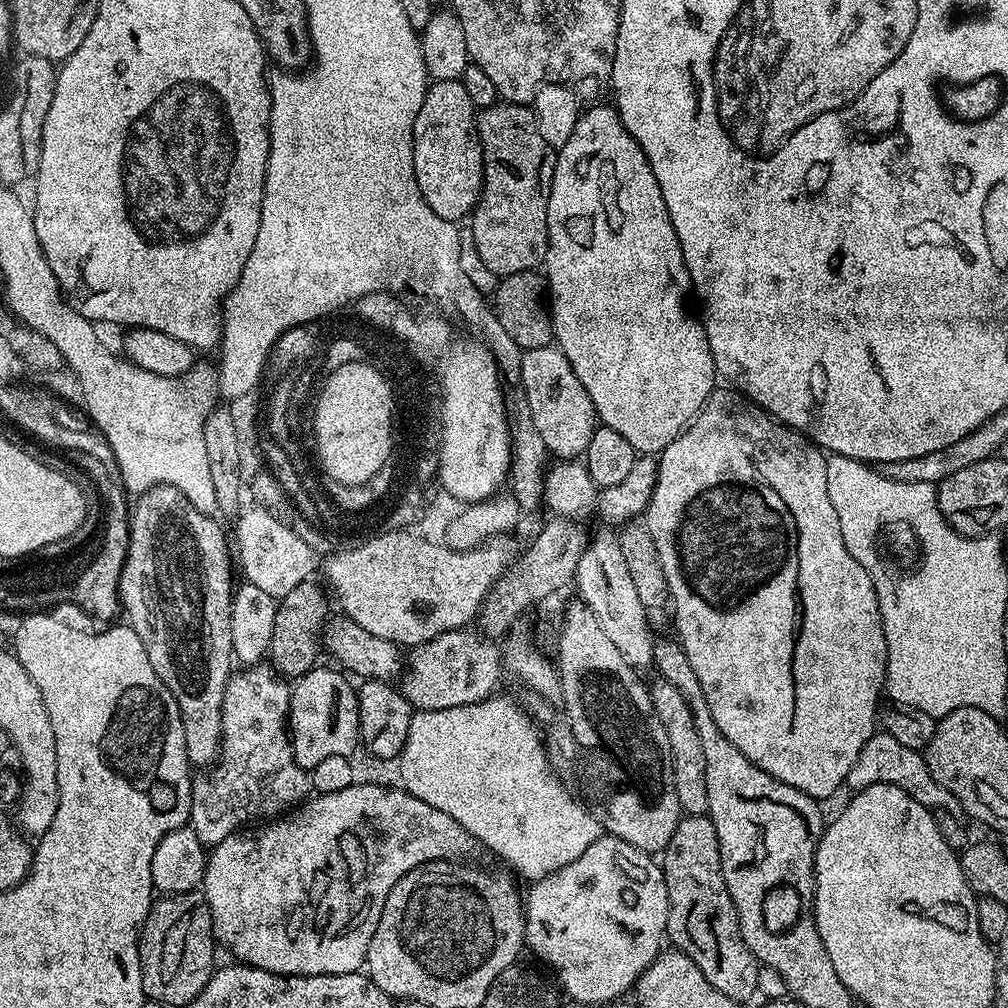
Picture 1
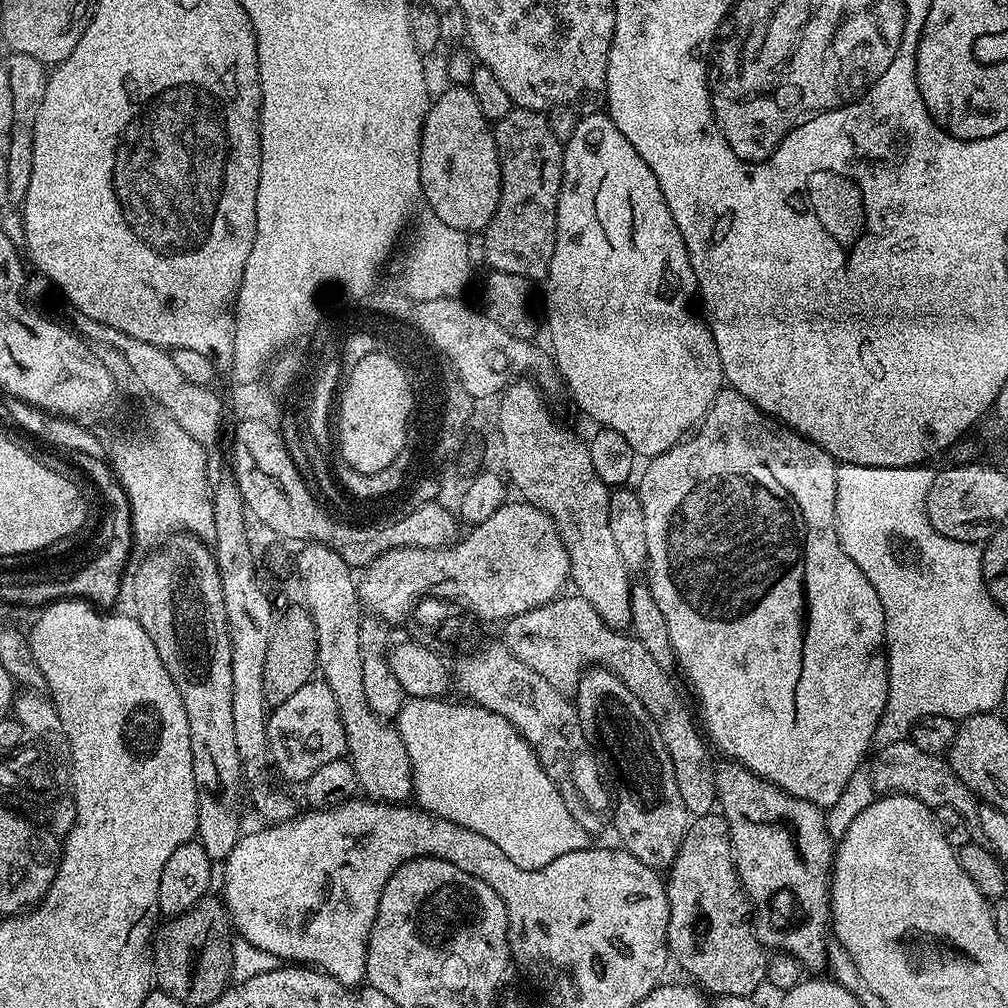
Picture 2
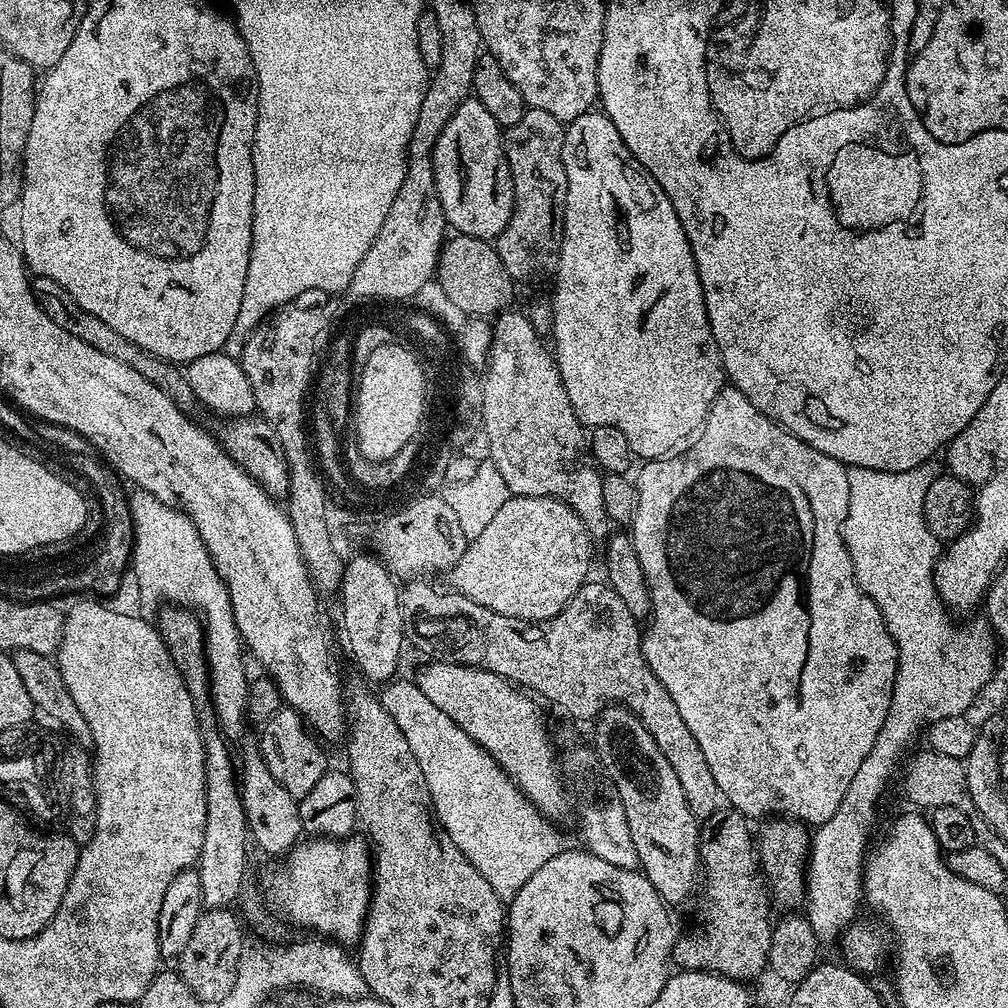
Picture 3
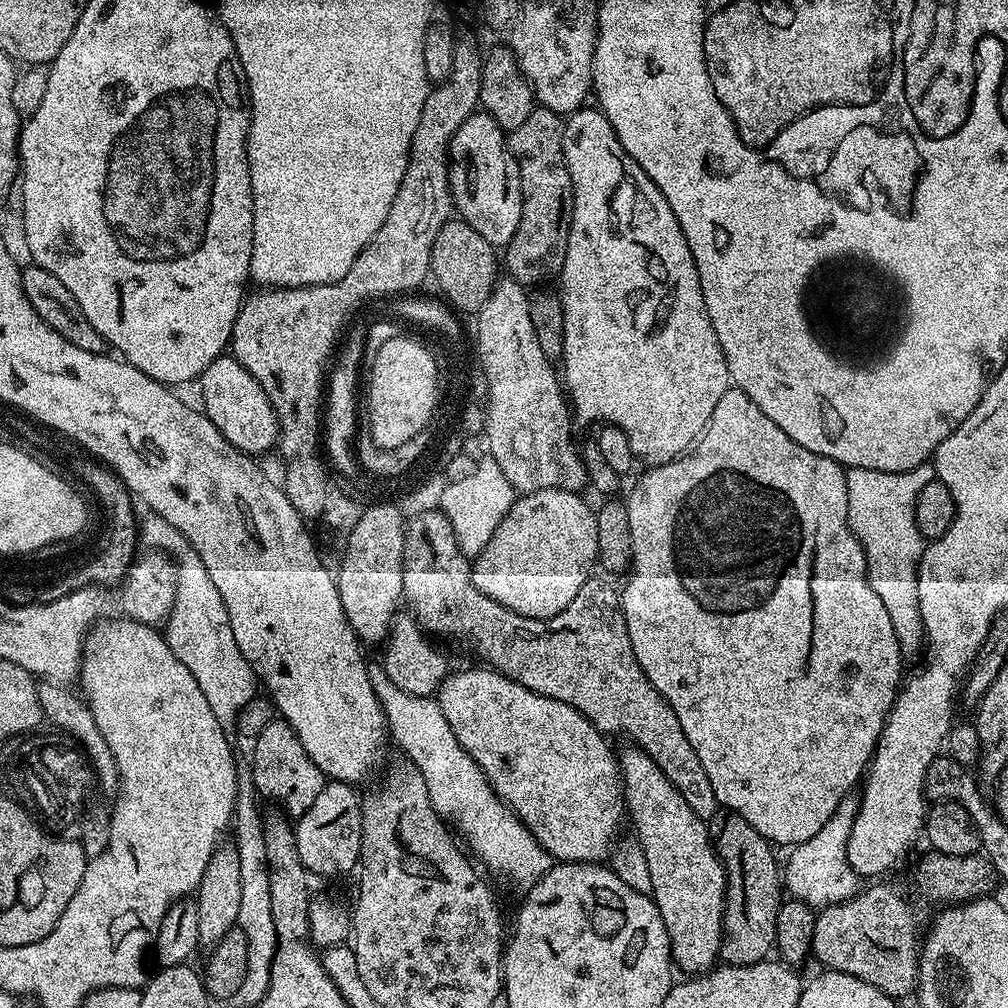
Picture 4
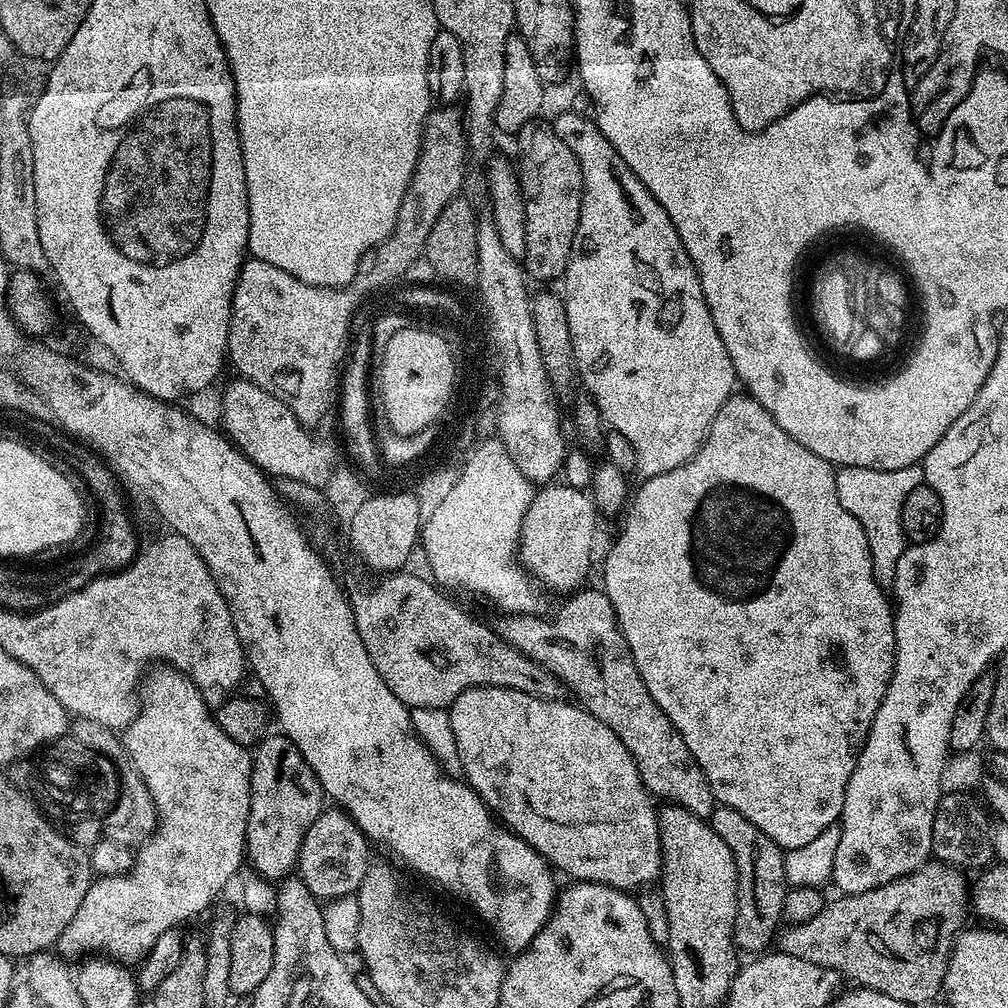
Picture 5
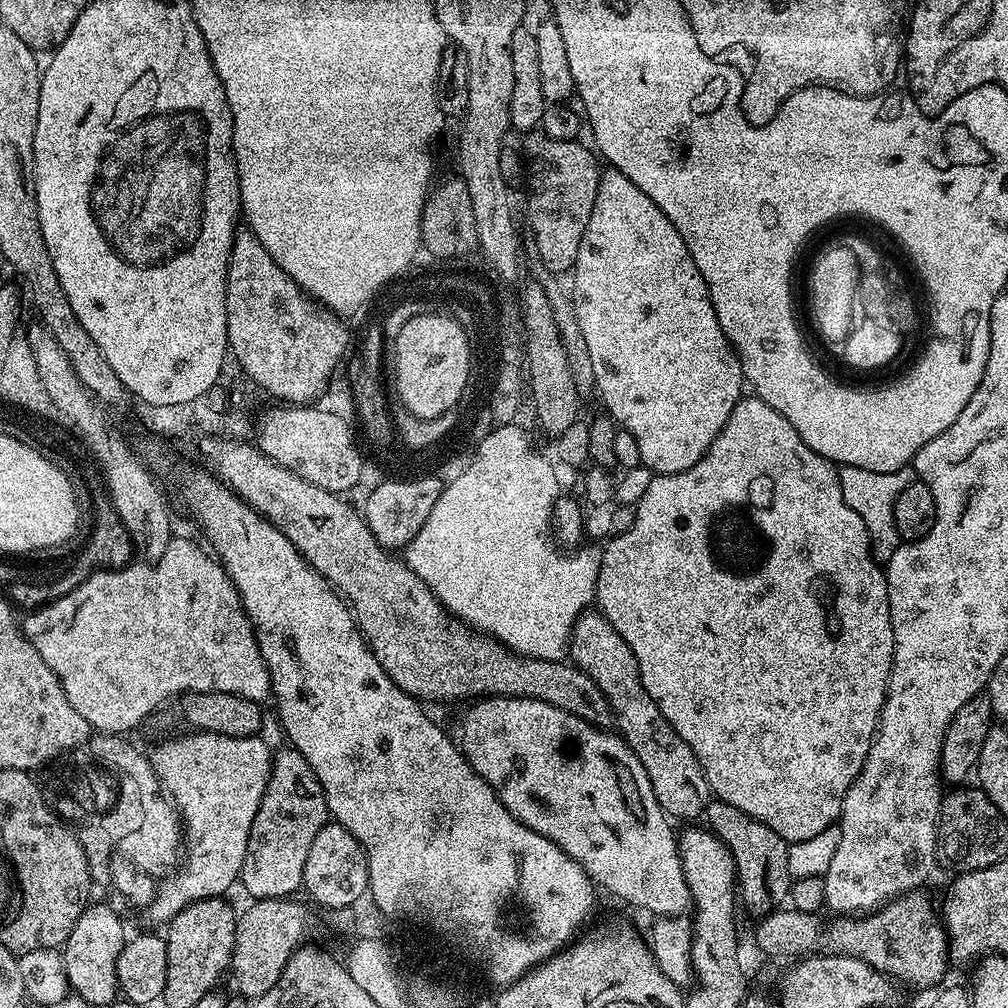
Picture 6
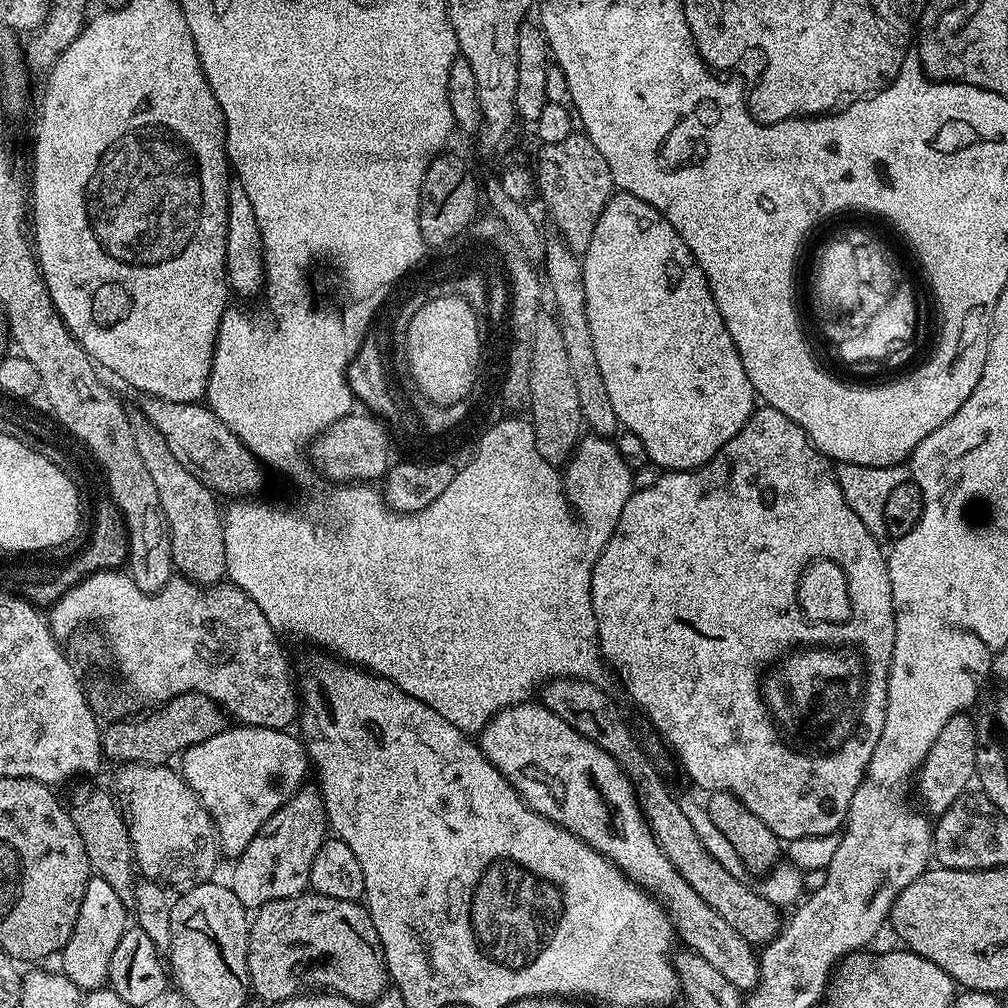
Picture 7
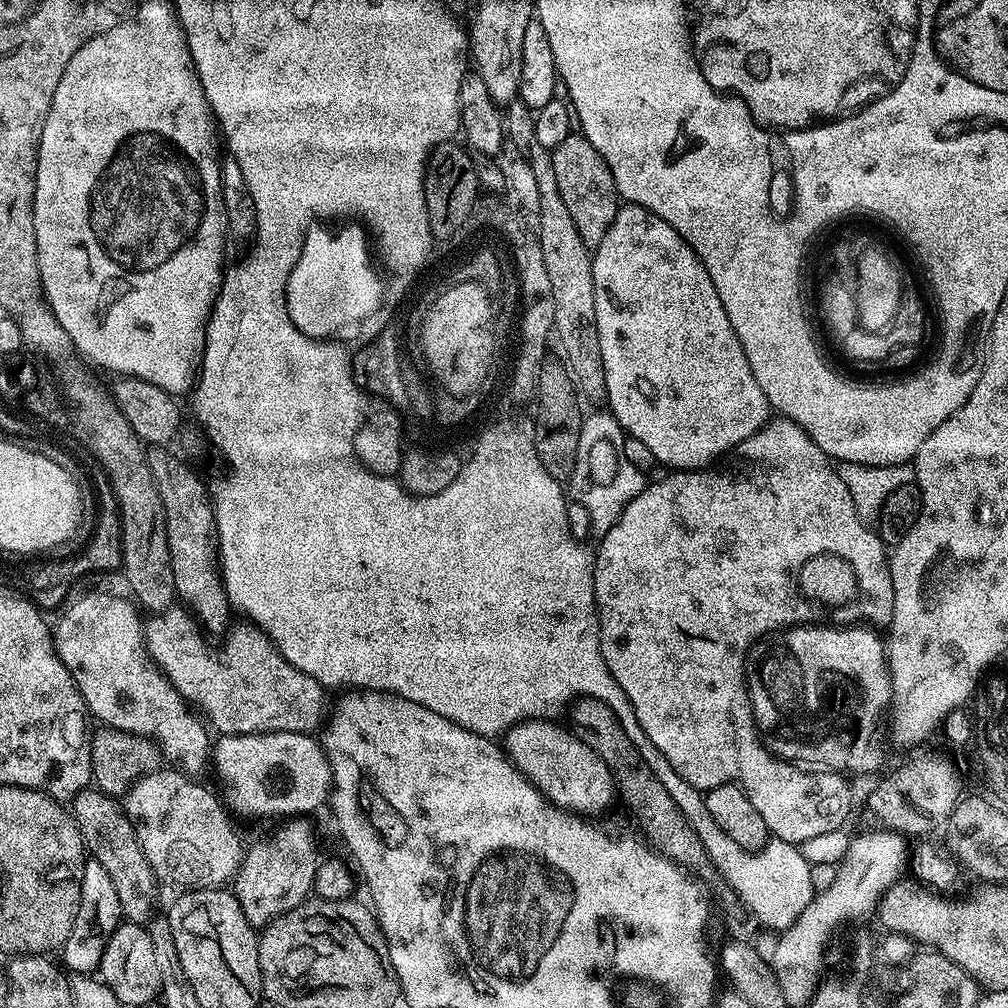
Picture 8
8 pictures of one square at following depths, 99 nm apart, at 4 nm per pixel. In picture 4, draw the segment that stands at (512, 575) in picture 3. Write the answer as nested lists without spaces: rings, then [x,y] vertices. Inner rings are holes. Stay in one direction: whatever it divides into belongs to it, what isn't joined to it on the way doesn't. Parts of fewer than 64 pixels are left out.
[[[547,488],[517,497],[511,510],[495,528],[490,542],[473,561],[470,571],[478,590],[522,617],[548,620],[561,613],[591,577],[591,570],[595,569],[598,560],[596,514],[593,507],[589,507],[581,498],[579,493],[562,488]]]

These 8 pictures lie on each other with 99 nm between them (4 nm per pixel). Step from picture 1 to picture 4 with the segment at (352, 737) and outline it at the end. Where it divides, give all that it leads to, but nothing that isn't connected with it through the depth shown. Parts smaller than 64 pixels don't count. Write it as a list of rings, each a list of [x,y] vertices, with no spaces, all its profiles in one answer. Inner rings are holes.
[[[273,718],[270,726],[262,730],[254,738],[256,757],[250,760],[252,765],[252,781],[257,793],[268,800],[277,800],[279,807],[289,817],[299,818],[314,803],[314,798],[322,794],[326,777],[310,758],[291,726],[283,718]]]

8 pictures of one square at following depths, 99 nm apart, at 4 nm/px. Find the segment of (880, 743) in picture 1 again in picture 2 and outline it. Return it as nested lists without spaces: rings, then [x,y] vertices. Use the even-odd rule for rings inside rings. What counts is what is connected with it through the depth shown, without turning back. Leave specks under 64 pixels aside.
[[[911,739],[899,740],[890,746],[880,748],[877,756],[871,757],[872,768],[870,775],[872,784],[880,794],[899,794],[913,796],[923,804],[935,810],[942,805],[954,806],[962,818],[966,818],[968,829],[972,835],[973,844],[986,845],[986,834],[982,831],[982,818],[978,818],[980,804],[977,797],[954,774],[954,770],[941,757],[934,754],[925,754],[912,744]]]

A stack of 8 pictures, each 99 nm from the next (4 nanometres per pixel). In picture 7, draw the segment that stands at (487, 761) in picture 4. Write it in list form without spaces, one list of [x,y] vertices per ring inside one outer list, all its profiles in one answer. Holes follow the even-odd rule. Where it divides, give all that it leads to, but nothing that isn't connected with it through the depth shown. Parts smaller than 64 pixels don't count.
[[[532,703],[504,708],[480,729],[478,743],[486,759],[514,786],[529,808],[552,823],[561,824],[570,834],[611,860],[632,883],[661,901],[673,933],[687,951],[706,958],[735,988],[755,988],[760,979],[760,961],[753,945],[746,943],[718,910],[702,902],[694,886],[690,886],[690,882],[674,870],[666,854],[662,854],[636,800],[632,783],[620,769],[619,762],[606,754],[602,746],[578,734],[570,722],[558,718],[558,714],[545,708],[543,703]]]

